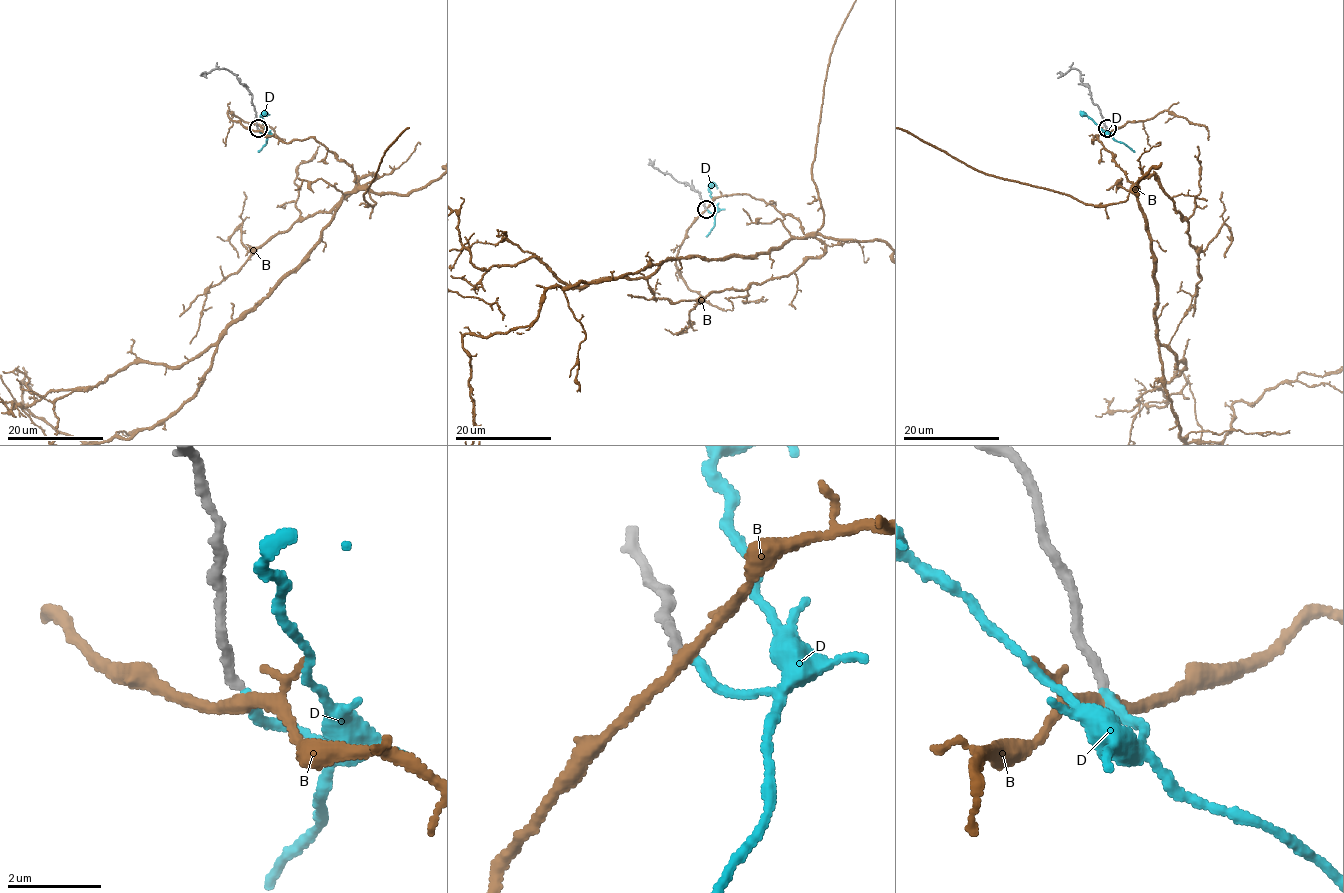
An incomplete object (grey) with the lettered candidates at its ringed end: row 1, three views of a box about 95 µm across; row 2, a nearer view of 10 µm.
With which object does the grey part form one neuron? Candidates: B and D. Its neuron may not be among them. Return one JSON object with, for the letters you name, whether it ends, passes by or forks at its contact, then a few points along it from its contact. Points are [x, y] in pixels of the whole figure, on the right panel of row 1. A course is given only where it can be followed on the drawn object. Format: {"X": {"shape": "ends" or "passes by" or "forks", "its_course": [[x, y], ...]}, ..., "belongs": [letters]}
{"belongs": []}

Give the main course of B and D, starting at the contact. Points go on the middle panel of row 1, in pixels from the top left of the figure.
B: (706, 208), (749, 194), (792, 214), (805, 234), (822, 225), (812, 177), (835, 39)
D: (706, 208), (710, 212), (716, 211), (708, 189), (714, 186), (717, 188)

